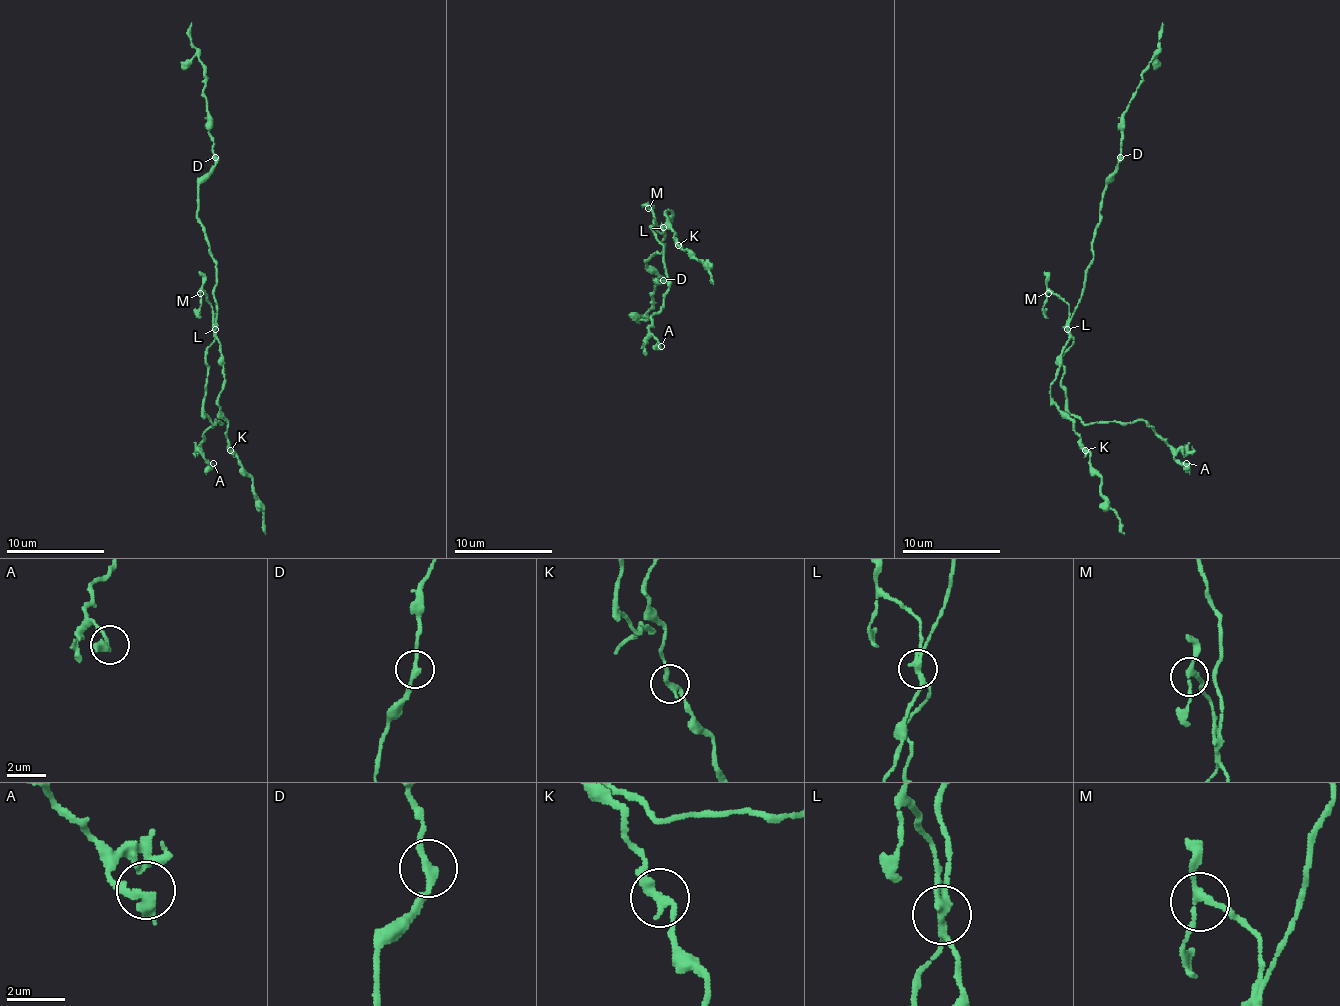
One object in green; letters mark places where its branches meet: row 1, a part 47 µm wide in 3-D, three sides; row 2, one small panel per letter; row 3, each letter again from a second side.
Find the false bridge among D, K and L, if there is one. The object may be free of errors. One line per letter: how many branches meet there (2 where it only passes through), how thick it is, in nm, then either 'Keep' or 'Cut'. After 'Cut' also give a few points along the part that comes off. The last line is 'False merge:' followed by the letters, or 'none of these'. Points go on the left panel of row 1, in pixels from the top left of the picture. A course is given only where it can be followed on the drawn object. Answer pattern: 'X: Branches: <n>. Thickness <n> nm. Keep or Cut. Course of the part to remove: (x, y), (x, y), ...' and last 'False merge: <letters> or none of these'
D: Branches: 2. Thickness 260 nm. Keep
K: Branches: 2. Thickness 260 nm. Keep
L: Branches: 3. Thickness 240 nm. Cut. Course of the part to remove: (215, 330), (205, 359), (203, 411), (220, 423), (215, 421), (200, 445), (200, 455), (210, 465), (205, 475)
False merge: L

